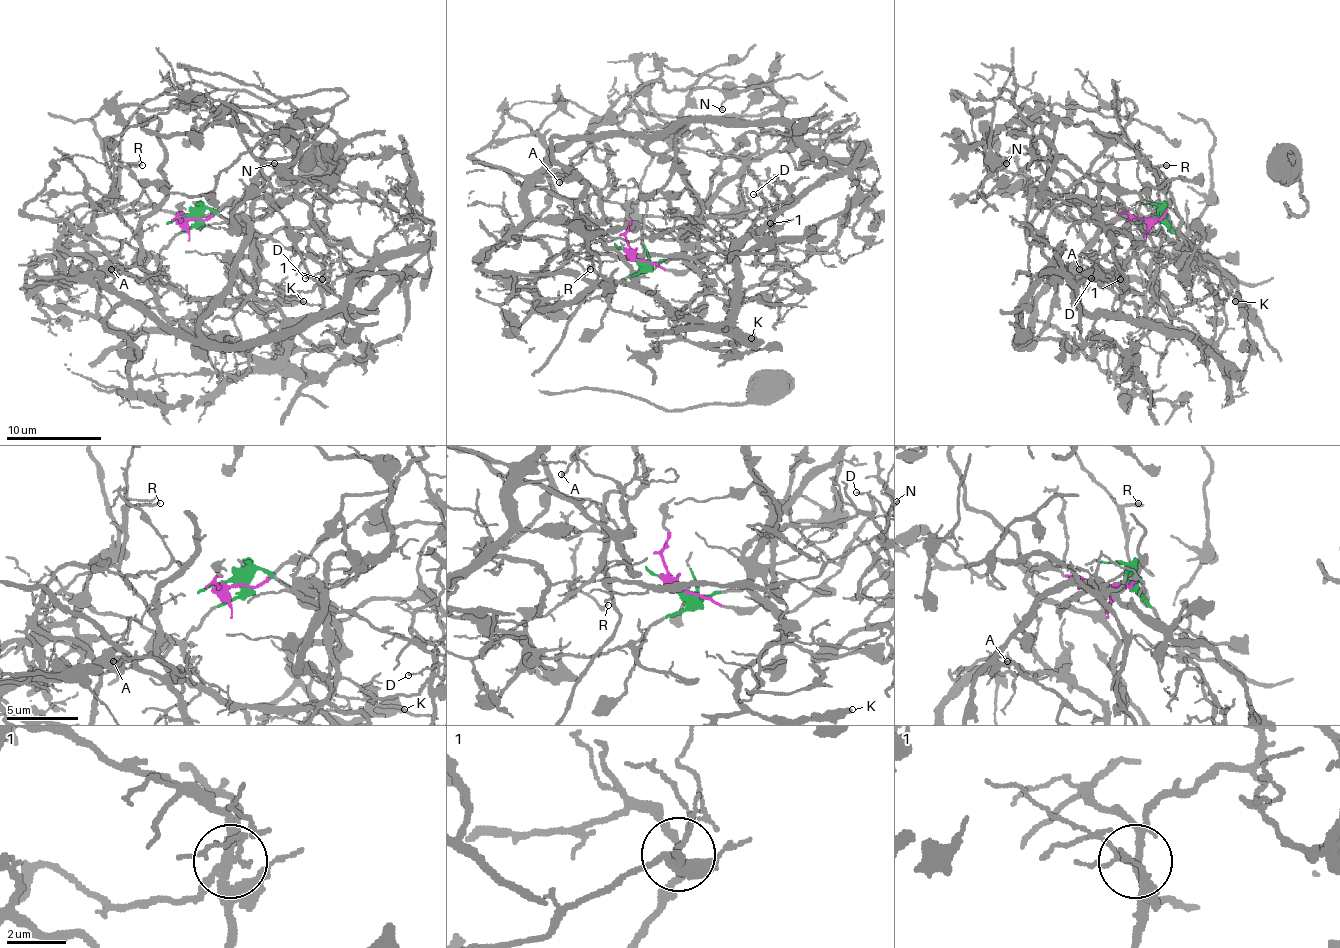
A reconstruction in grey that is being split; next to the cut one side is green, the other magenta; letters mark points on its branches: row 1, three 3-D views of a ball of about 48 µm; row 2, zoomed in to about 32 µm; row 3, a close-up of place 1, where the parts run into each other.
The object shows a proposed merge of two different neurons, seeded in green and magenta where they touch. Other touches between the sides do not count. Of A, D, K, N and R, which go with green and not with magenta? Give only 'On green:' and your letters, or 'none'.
On green: A, K

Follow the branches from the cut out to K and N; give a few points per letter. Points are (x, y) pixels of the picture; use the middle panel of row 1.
K: (630, 257), (661, 261), (680, 257), (704, 283), (702, 290), (678, 316), (675, 330), (697, 344), (751, 337)
N: (630, 257), (713, 273), (742, 245), (763, 195), (747, 164), (683, 143), (697, 88), (718, 88), (723, 110)

